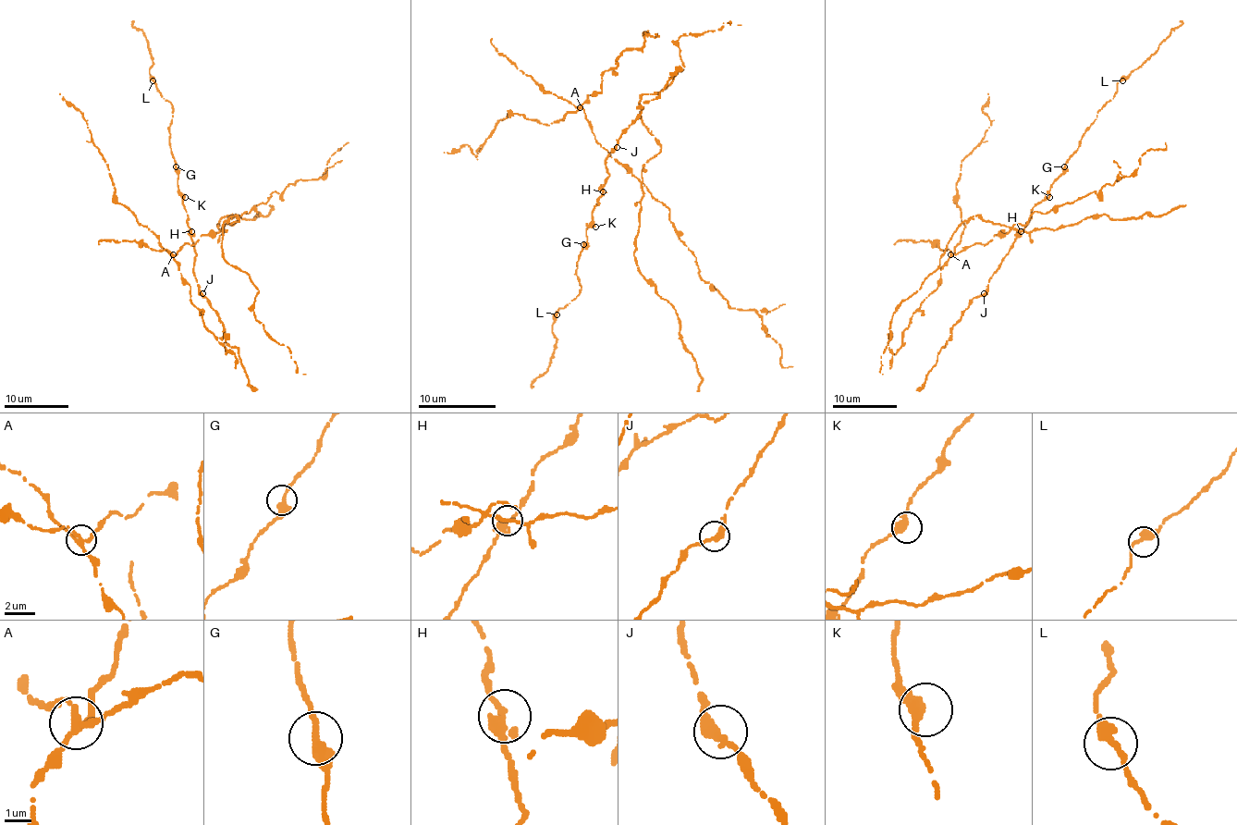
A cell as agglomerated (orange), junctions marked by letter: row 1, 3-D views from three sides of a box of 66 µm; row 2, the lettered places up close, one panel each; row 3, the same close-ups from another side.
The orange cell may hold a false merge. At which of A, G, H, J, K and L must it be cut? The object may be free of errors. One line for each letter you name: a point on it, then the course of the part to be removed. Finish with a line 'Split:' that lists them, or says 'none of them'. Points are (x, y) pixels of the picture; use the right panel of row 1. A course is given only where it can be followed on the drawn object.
A: at (950, 254); foreign part runs (951, 255), (985, 243), (1010, 227), (975, 215), (962, 223), (940, 264), (891, 316), (882, 375)
Split: A

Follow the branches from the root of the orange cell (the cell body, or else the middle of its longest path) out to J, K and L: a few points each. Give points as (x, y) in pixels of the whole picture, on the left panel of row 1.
J: (194, 243), (193, 275), (202, 293)
K: (194, 243), (182, 203), (185, 197)
L: (194, 243), (178, 192), (178, 175), (169, 142), (174, 108), (153, 80)

